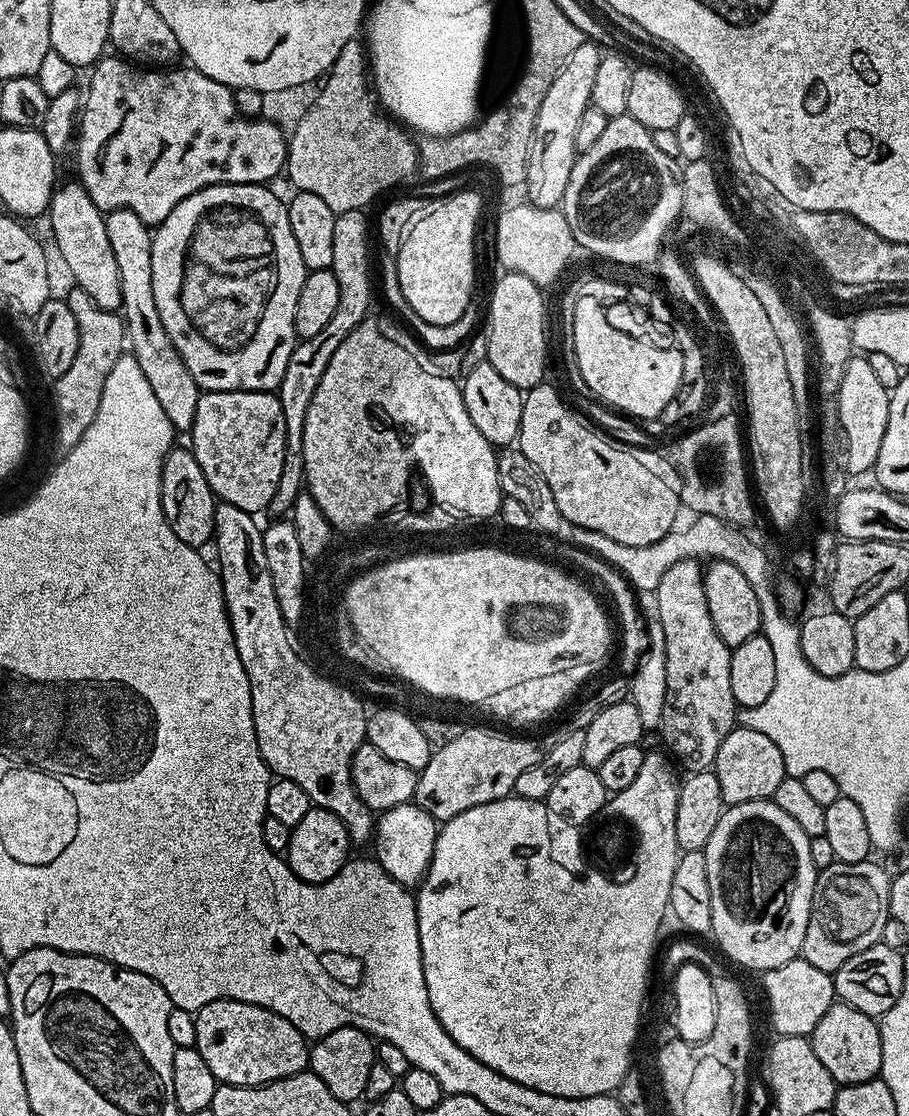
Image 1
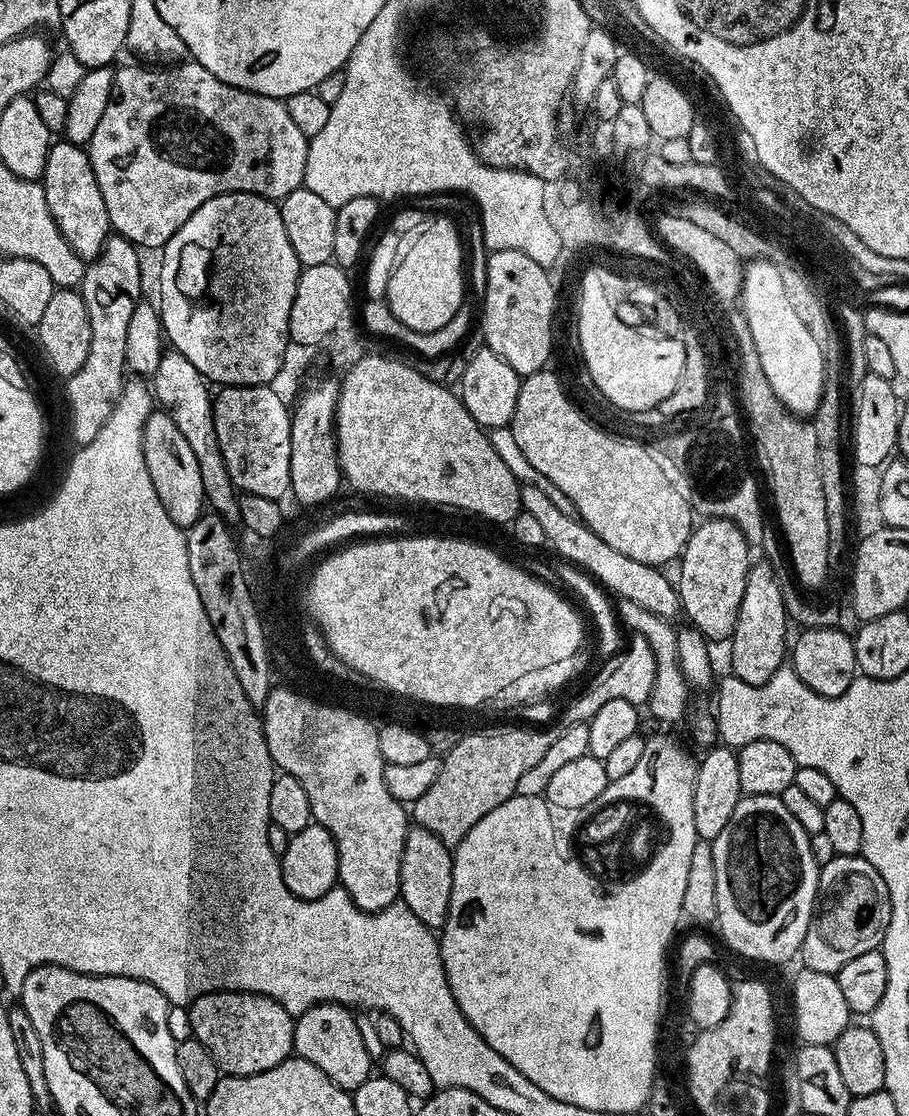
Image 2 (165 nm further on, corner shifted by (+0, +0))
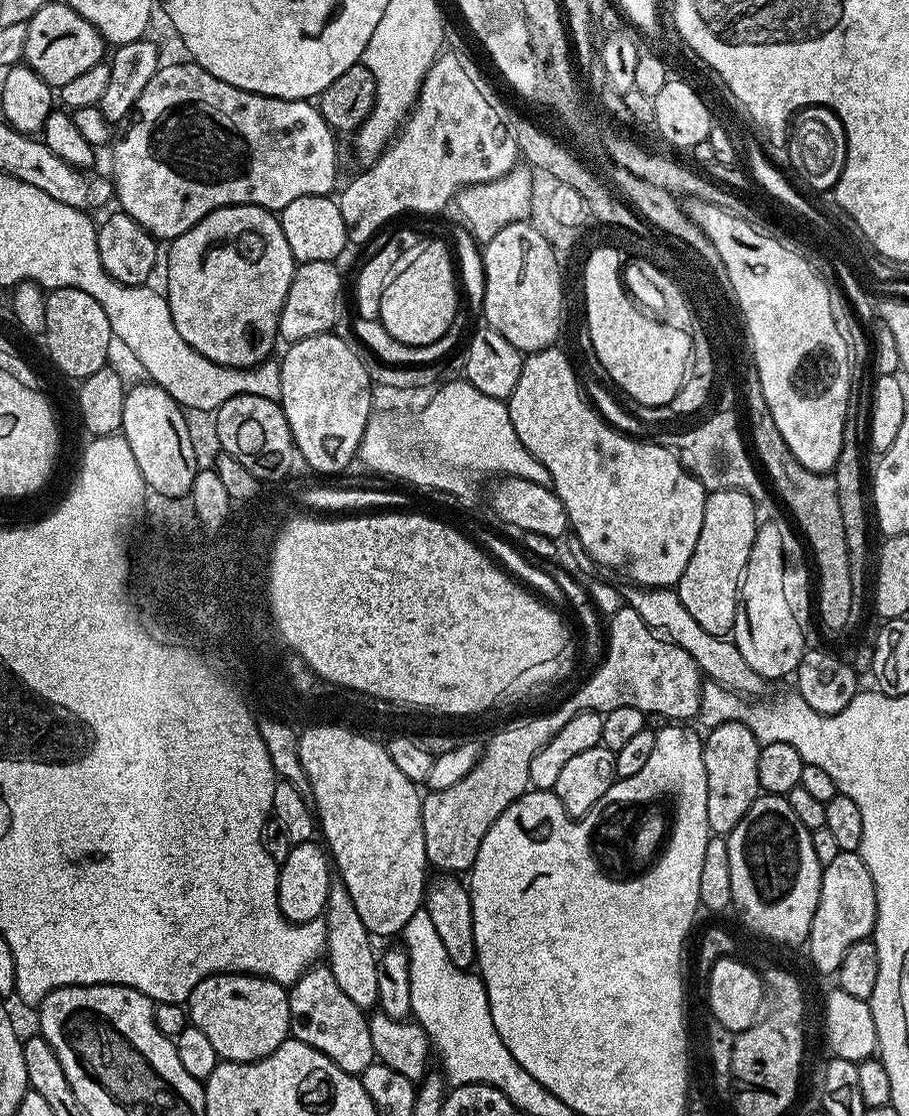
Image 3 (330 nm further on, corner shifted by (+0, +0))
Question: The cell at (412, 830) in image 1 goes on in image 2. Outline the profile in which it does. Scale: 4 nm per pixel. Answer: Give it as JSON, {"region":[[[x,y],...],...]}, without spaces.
{"region":[[[409,827],[406,846],[402,846],[400,900],[424,925],[433,930],[443,929],[450,906],[452,889],[452,852],[430,830]]]}

